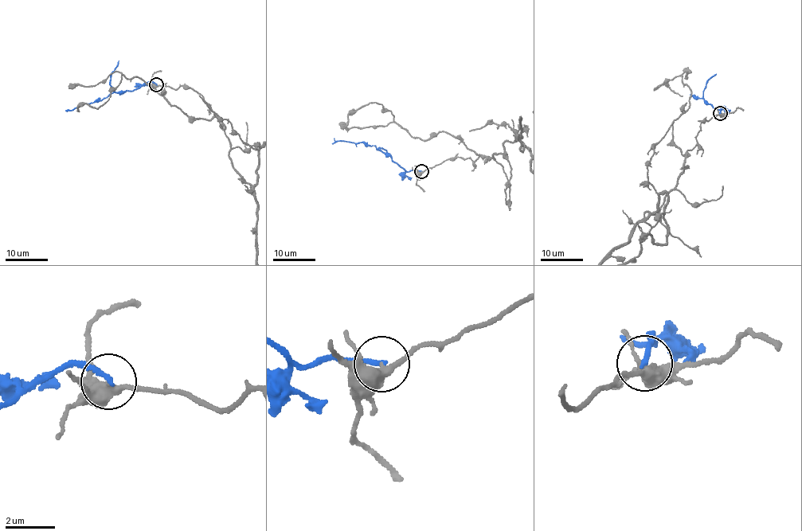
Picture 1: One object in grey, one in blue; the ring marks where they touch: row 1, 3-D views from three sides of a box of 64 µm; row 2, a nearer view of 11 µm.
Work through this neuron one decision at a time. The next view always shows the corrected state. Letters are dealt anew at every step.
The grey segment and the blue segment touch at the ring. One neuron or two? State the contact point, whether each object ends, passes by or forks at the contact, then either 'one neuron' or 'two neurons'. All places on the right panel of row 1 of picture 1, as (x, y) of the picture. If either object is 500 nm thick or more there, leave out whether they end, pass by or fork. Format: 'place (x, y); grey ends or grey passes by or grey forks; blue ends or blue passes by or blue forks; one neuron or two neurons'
place (720, 113); grey passes by; blue ends; two neurons

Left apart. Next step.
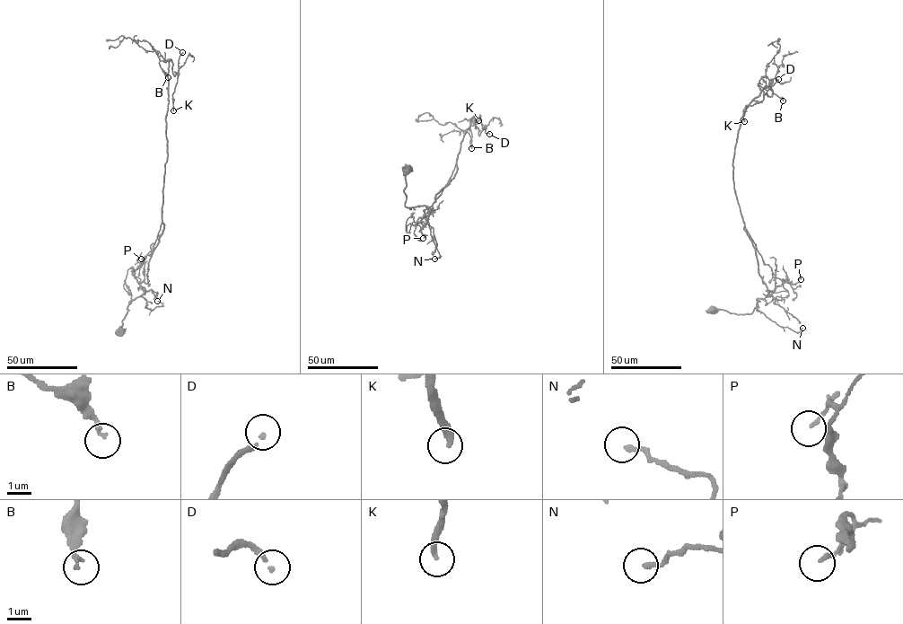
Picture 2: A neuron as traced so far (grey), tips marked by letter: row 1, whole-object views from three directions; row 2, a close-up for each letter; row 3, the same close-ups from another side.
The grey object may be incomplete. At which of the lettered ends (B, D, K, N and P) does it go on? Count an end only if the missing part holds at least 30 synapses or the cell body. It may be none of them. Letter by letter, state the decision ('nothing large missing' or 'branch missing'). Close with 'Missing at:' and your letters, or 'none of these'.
B: nothing large missing
D: branch missing
K: branch missing
N: nothing large missing
P: nothing large missing
Missing at: D, K

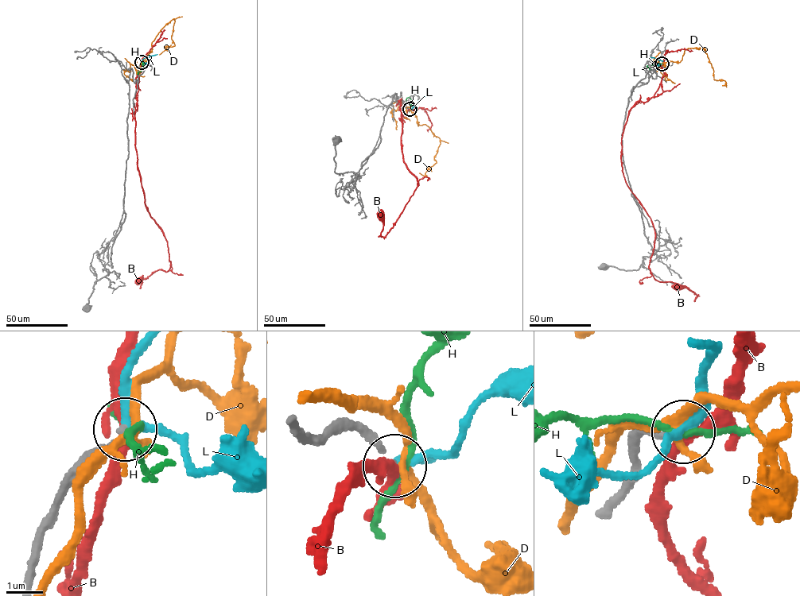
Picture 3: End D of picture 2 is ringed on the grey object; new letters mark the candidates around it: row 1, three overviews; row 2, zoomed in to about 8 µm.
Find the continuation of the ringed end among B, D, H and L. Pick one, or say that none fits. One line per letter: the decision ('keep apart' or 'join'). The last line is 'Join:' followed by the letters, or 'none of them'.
B: keep apart
D: keep apart
H: keep apart
L: join
Join: L

